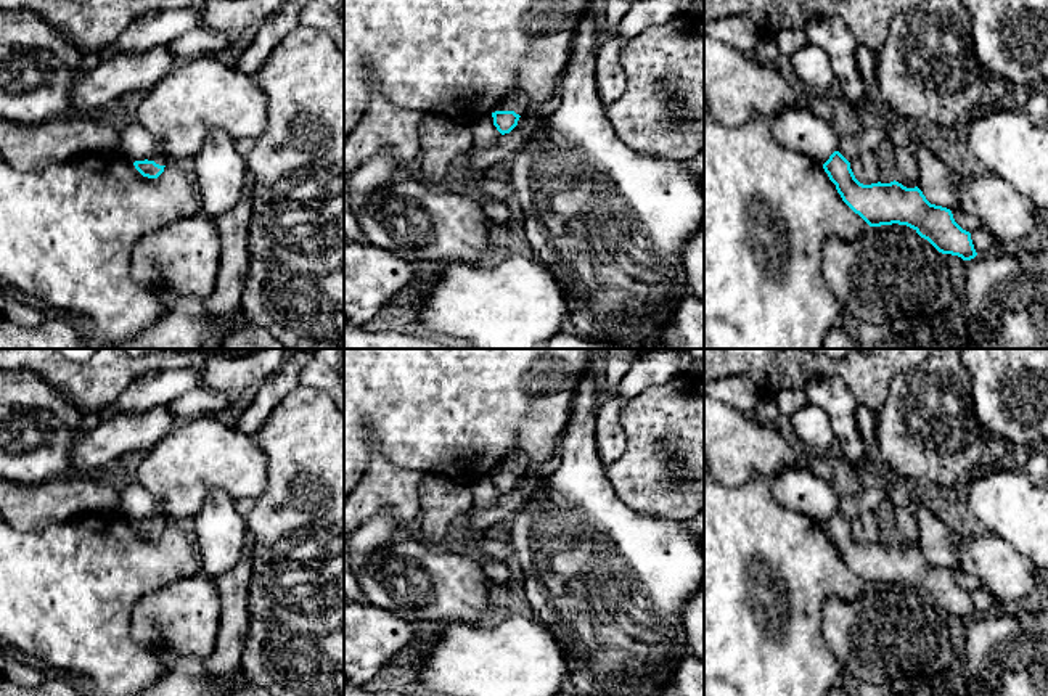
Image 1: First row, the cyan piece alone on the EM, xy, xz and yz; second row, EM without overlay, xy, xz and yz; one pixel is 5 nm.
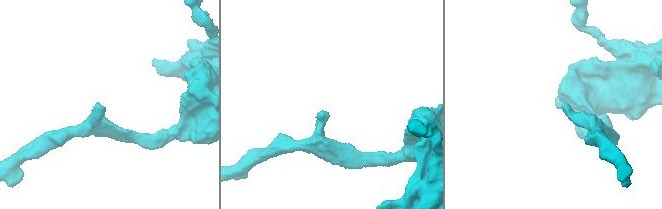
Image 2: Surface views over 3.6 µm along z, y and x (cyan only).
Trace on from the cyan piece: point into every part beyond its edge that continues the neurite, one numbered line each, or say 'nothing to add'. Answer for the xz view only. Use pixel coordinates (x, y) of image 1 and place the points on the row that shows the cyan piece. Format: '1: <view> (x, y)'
nothing to add

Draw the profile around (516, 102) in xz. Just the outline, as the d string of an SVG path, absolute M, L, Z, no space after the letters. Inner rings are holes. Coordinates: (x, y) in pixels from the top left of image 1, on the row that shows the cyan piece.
M514 90L498 103L493 113L495 111L514 111L516 114L524 116L529 113L527 96L522 92Z

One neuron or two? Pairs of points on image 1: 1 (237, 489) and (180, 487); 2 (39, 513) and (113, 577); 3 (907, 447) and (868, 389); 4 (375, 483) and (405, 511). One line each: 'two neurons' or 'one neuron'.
1: one neuron
2: two neurons
3: two neurons
4: one neuron

